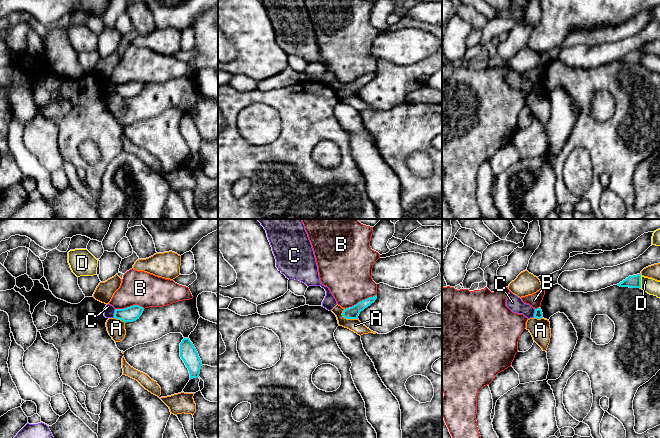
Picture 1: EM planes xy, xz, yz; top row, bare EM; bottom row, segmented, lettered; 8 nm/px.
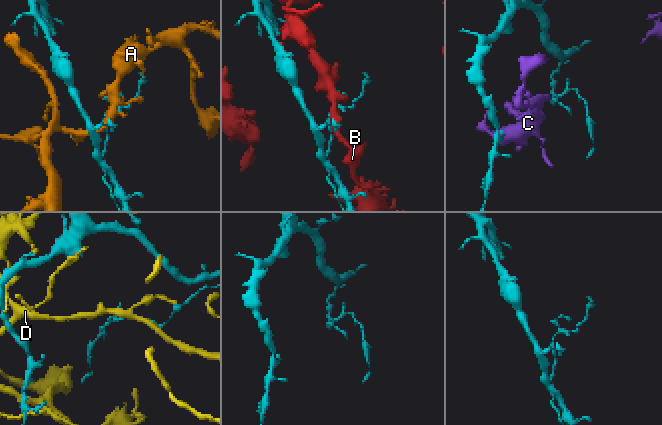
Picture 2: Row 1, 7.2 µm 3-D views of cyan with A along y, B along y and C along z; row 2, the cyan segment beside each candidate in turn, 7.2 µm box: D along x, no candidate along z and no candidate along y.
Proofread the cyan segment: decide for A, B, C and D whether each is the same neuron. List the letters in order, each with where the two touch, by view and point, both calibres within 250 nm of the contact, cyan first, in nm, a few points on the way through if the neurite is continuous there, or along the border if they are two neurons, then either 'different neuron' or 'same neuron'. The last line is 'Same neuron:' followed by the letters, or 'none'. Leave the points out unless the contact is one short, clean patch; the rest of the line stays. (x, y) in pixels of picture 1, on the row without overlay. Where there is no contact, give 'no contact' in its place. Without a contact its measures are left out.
A: meets cyan in xz at (349, 94); 100 nm thick on the cyan side, 100 nm on the other; different neuron
B: meets cyan in xz at (360, 77); 100 nm thick on the cyan side, 380 nm on the other; different neuron
C: meets cyan in xy at (114, 89); 120 nm thick on the cyan side, 90 nm on the other; border along xy (115, 85), (113, 93); different neuron
D: meets cyan in yz at (640, 58); 100 nm thick on the cyan side, 120 nm on the other; different neuron
Same neuron: none

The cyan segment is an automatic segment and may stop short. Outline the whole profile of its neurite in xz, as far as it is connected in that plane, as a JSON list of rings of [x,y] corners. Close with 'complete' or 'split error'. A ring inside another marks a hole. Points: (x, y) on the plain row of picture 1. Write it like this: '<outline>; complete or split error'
[[[377,71],[358,78],[356,81],[346,84],[342,91],[346,95],[358,95],[361,87],[370,82],[377,75]]]; complete

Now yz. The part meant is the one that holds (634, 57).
[[[641,50],[629,52],[617,61],[620,63],[641,64]]]; complete

